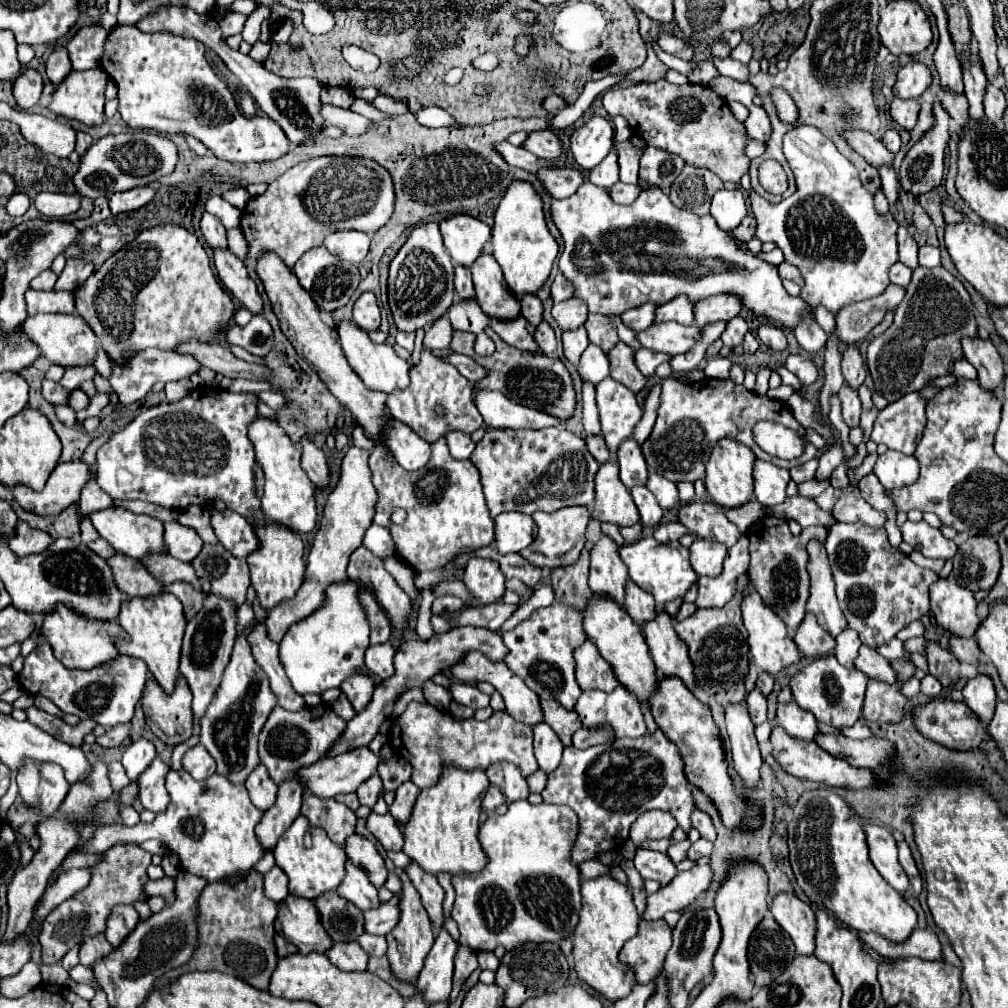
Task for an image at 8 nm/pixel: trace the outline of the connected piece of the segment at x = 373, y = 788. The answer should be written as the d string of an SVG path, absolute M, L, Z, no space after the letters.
M372 775L366 783L362 783L362 787L358 787L356 793L358 793L358 799L362 805L374 807L380 791L382 791L382 779L380 779L380 775Z

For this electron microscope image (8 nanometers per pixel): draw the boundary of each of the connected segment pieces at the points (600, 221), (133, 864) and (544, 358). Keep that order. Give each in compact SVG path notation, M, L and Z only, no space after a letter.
M586 181L572 197L552 203L552 217L564 239L564 253L560 255L558 267L574 285L574 297L586 301L588 313L600 313L606 317L622 315L624 311L640 307L644 303L668 303L682 293L688 295L694 303L718 293L738 295L746 309L788 329L796 329L802 319L814 313L812 307L808 303L802 303L800 297L792 297L786 293L776 265L770 265L760 257L746 253L730 233L718 229L710 215L698 217L674 207L668 195L660 189L644 189L632 205L616 205L608 197L606 189L600 189Z
M118 843L114 847L110 847L108 851L104 851L104 855L100 857L100 861L92 867L88 867L90 871L90 883L88 887L84 887L82 891L78 891L76 895L72 895L70 899L66 899L64 903L60 903L42 923L42 933L40 933L40 943L42 943L42 959L48 965L60 963L62 957L76 945L82 945L84 937L96 937L100 933L106 931L106 919L112 913L112 907L116 905L134 905L136 901L148 901L148 895L144 893L144 883L148 881L148 869L150 865L150 853L144 851L142 847L138 847L136 843Z
M486 327L484 331L496 343L496 351L490 357L480 357L480 355L474 353L476 335L470 333L470 331L452 331L452 341L450 341L452 351L472 357L478 365L482 365L488 371L488 375L484 379L474 383L474 391L500 391L516 403L534 407L538 411L546 411L546 413L550 413L558 419L572 417L574 405L576 405L576 393L574 393L574 387L572 387L570 373L560 359L552 359L544 353L520 351L516 347L506 345L490 327Z

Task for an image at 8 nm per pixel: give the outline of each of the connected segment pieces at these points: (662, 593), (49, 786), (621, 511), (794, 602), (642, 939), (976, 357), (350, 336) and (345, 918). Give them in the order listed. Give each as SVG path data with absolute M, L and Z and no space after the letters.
M644 537L636 543L628 543L624 547L620 547L620 557L624 561L624 565L628 567L630 579L640 585L644 591L652 593L656 599L658 607L664 607L668 601L680 599L686 595L686 591L698 583L698 575L690 565L690 551L686 547L682 547L680 543L666 543L666 545L658 545L652 537Z
M26 763L26 767L18 773L18 787L24 805L40 811L44 819L58 811L70 791L62 769L52 763Z
M614 459L600 465L594 477L594 483L596 483L594 487L596 499L594 499L594 509L592 509L594 519L608 521L620 527L638 523L640 519L638 509L632 501L630 491L618 479L618 463Z
M766 515L764 519L756 521L748 529L748 539L750 539L748 577L750 577L750 583L754 585L758 595L762 597L764 605L768 605L786 623L790 635L802 623L802 619L806 615L806 601L810 597L810 575L808 575L808 551L806 551L806 545L810 543L810 539L816 539L818 543L826 543L826 535L828 535L826 527L806 527L800 535L792 535L790 529L788 529L788 521L786 519L778 519L774 515Z
M664 919L658 921L640 921L640 931L636 937L632 937L620 951L620 961L628 963L636 971L636 981L638 983L648 983L656 981L662 975L662 963L666 957L666 951L672 945L672 929Z
M976 337L976 339L964 339L962 345L966 359L978 371L978 381L984 387L984 391L992 391L992 393L998 391L1000 385L1004 383L1006 371L1002 357L998 355L992 341L982 341L980 337Z
M344 321L338 325L338 337L340 337L340 345L342 351L350 363L350 367L360 375L360 379L364 381L364 385L372 391L382 391L386 395L390 395L392 391L402 391L406 389L406 385L410 385L410 377L408 377L408 363L404 359L400 359L394 349L390 345L376 345L368 339L366 331L360 331L356 327L356 323L352 321Z
M336 891L316 897L314 903L320 911L322 927L332 941L356 941L364 933L362 911L342 899Z

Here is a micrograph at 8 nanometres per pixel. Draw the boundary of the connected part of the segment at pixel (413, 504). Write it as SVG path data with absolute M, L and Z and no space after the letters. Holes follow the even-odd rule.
M444 437L434 441L430 449L430 461L418 471L402 469L388 447L374 447L368 457L378 493L374 523L390 531L396 543L396 555L412 571L442 567L456 555L462 555L464 549L482 549L494 543L494 519L486 507L478 469L470 461L456 461ZM394 509L406 511L402 525L390 521Z

